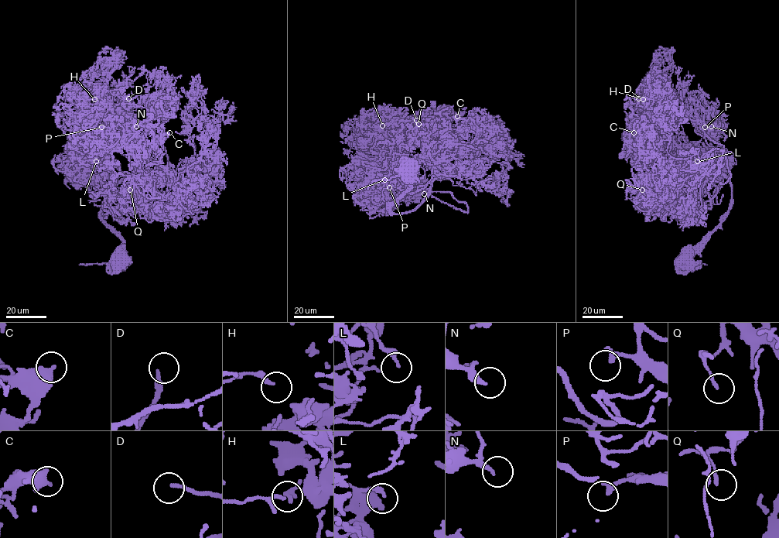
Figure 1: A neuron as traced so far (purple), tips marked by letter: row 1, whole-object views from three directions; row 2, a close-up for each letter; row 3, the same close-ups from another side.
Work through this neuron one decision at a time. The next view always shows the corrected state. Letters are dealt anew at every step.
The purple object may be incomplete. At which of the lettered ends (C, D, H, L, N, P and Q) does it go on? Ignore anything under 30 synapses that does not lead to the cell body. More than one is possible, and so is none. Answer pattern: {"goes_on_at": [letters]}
{"goes_on_at": ["D", "P"]}

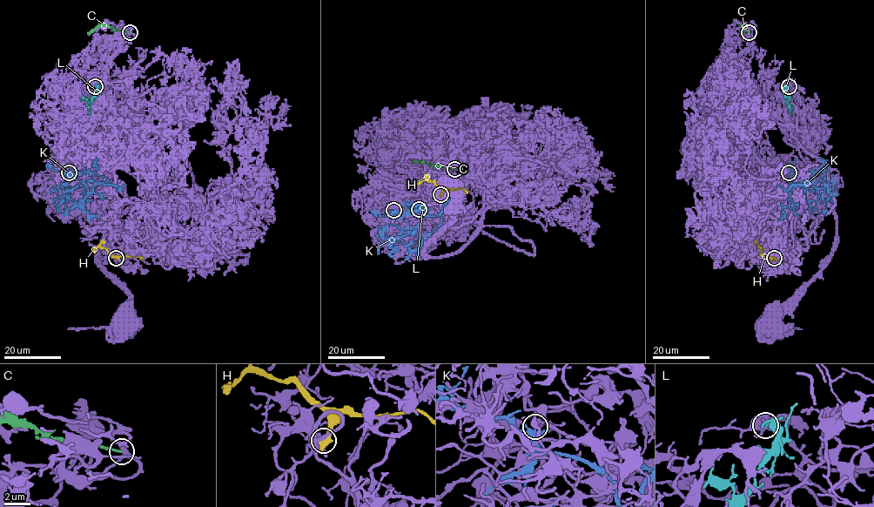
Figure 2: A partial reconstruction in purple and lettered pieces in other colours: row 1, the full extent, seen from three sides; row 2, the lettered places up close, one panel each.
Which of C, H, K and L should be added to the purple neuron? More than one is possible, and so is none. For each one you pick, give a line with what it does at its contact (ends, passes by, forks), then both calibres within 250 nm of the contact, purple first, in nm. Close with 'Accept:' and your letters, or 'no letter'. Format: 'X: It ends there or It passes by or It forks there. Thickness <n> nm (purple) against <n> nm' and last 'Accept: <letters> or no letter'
L: It ends there. Thickness 140 nm (purple) against 220 nm
Accept: L

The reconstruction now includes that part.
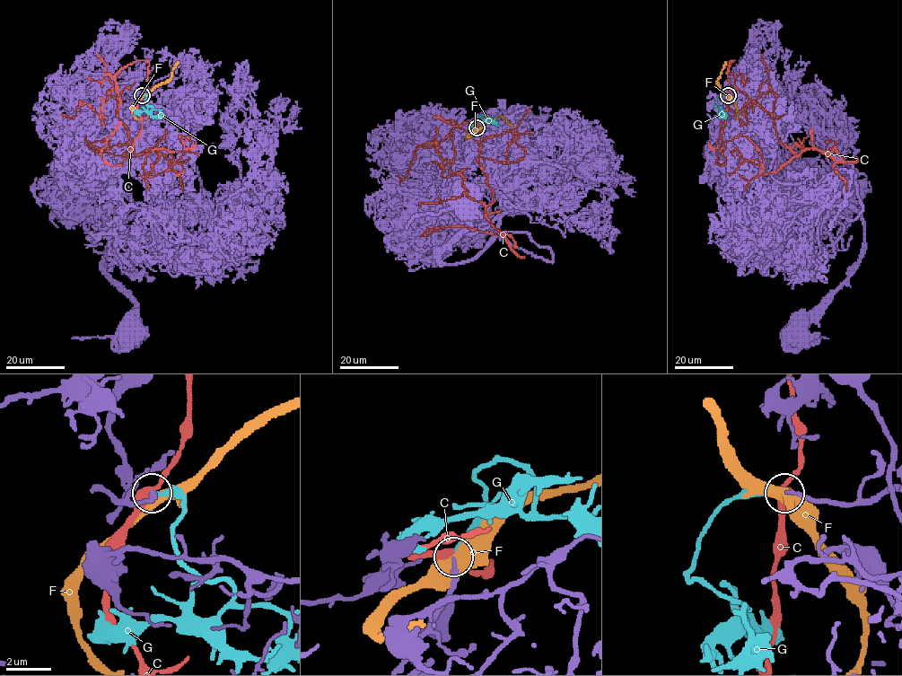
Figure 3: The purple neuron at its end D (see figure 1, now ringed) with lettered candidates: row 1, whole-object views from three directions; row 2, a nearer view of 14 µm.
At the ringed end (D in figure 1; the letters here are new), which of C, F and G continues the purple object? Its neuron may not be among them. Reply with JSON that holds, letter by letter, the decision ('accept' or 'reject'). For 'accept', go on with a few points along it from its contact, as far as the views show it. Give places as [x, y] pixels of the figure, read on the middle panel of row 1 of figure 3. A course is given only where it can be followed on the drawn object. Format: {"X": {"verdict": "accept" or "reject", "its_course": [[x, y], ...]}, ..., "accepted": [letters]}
{"C": {"verdict": "reject"}, "F": {"verdict": "reject"}, "G": {"verdict": "accept", "its_course": [[477, 127], [481, 120], [479, 117], [485, 115], [487, 120], [473, 123], [468, 127]]}, "accepted": ["G"]}

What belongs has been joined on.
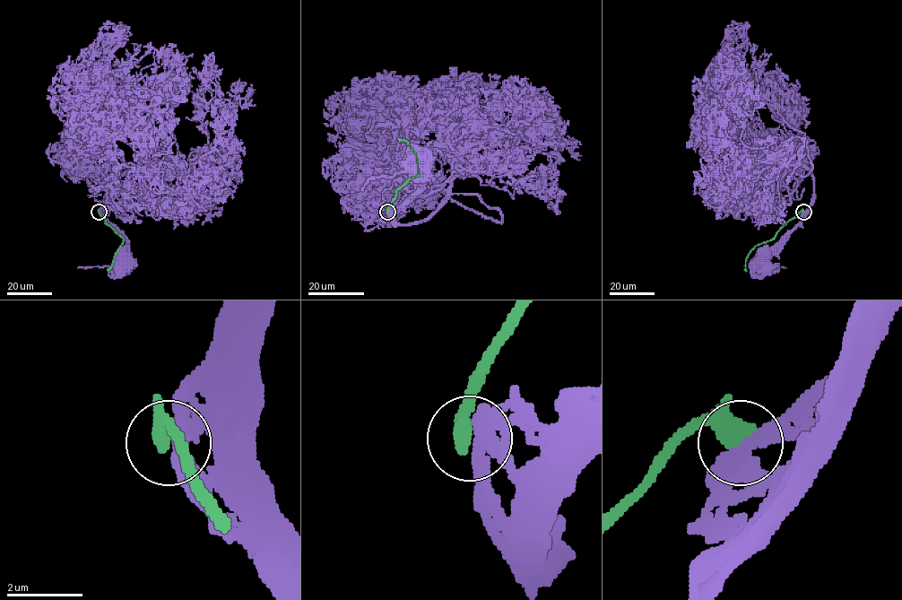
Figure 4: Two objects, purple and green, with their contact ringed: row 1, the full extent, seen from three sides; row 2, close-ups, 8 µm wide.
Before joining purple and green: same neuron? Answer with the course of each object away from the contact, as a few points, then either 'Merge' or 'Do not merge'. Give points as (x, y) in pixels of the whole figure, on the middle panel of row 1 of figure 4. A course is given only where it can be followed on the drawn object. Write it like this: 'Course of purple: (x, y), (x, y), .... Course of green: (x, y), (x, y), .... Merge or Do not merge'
Course of purple: (388, 212), (394, 212), (423, 184), (411, 161), (411, 158). Course of green: (387, 212), (396, 191), (418, 174), (416, 155), (405, 141), (399, 141). Do not merge

